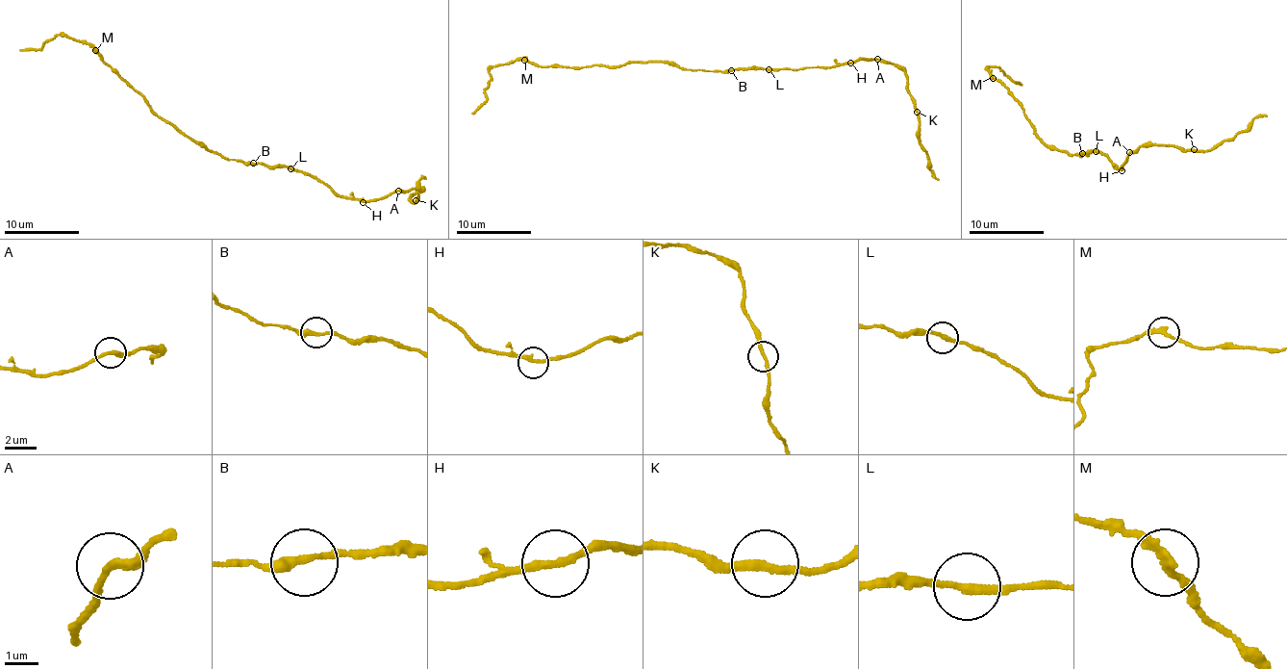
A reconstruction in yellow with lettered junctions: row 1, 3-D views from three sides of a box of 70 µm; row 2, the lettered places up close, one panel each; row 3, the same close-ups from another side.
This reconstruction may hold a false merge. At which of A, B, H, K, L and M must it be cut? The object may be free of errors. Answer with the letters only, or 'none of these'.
M

